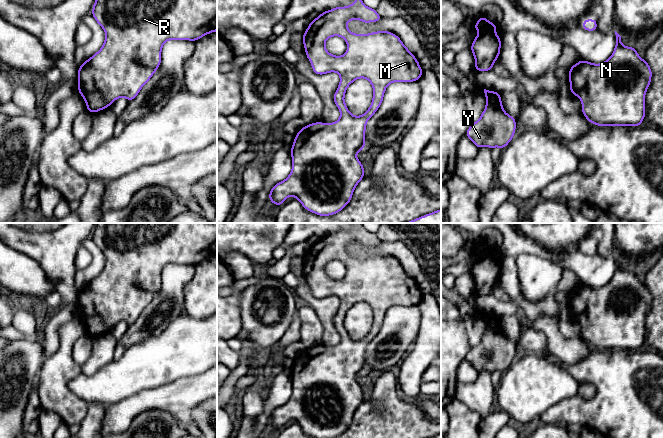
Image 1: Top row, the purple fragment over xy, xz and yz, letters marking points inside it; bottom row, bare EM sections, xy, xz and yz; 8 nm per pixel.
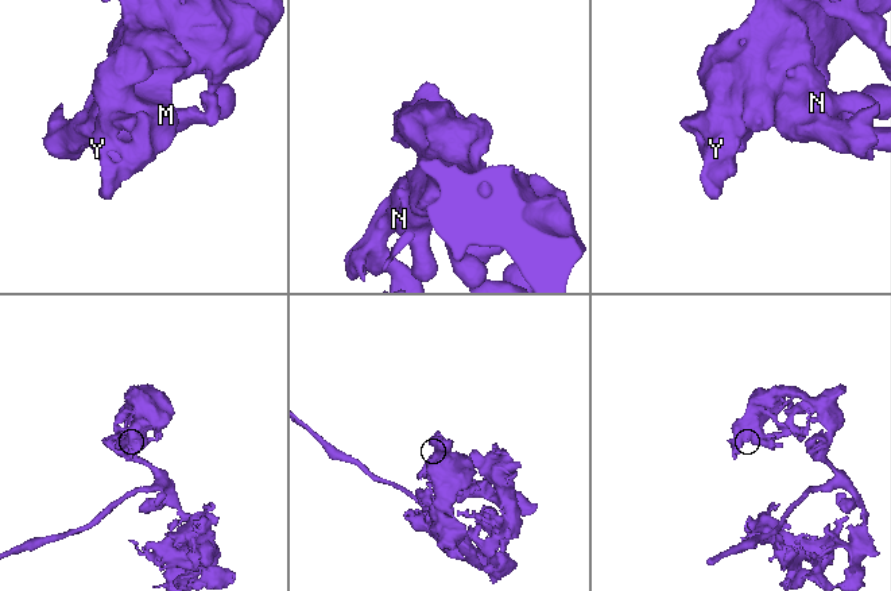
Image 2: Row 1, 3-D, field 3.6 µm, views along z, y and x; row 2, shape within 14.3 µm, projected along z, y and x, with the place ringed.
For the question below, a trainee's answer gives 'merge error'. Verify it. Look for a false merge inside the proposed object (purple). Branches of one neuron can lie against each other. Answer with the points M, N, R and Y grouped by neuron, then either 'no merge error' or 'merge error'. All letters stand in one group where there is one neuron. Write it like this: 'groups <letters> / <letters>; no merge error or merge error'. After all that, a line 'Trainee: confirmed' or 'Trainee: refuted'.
groups M N R Y; no merge error
Trainee: refuted

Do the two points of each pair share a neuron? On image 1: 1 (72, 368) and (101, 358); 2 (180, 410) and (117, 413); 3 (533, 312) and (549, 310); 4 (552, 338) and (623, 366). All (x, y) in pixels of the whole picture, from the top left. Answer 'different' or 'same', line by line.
1: different
2: same
3: same
4: different

